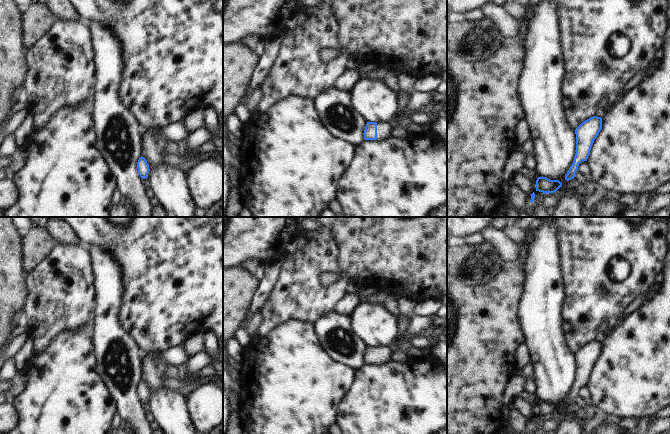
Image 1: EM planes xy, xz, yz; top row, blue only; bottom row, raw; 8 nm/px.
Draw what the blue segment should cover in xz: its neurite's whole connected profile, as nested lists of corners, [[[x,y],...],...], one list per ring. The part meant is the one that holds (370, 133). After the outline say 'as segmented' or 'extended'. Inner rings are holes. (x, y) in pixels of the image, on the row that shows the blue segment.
[[[367,122],[364,130],[365,140],[382,140],[391,136],[391,126],[388,122]]] | extended

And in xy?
[[[140,157],[137,162],[138,173],[142,179],[148,177],[149,165],[144,157]]] | as segmented

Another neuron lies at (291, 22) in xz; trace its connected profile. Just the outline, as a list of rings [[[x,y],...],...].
[[[295,8],[291,14],[291,16],[285,22],[285,32],[284,34],[288,34],[293,31],[297,24],[297,9]]]

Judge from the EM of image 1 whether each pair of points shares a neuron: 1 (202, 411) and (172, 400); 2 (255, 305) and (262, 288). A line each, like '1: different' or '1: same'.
1: different
2: same

